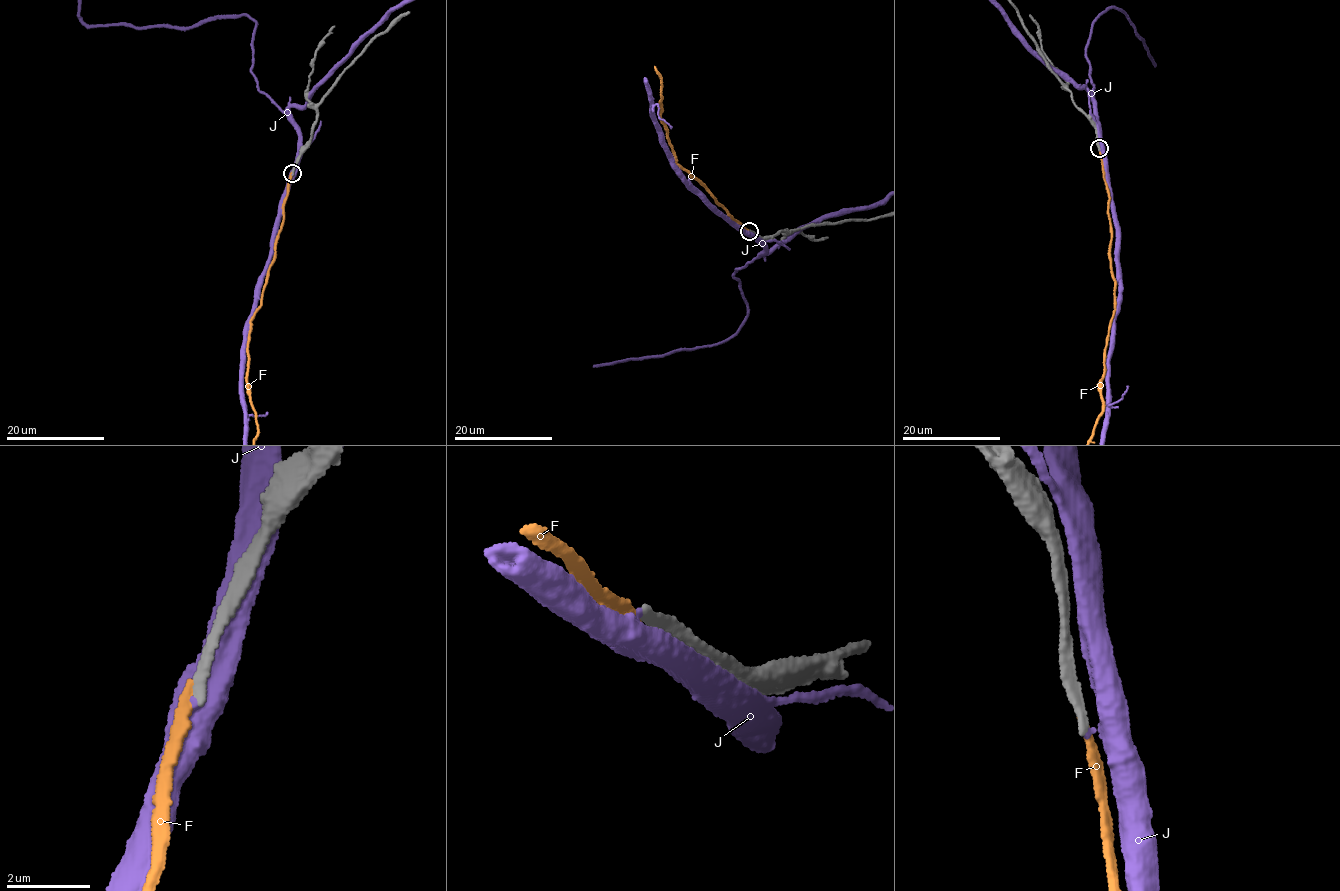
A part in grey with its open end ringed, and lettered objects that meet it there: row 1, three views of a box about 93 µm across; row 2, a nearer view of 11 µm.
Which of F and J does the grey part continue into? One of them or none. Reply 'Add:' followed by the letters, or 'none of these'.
Add: F

